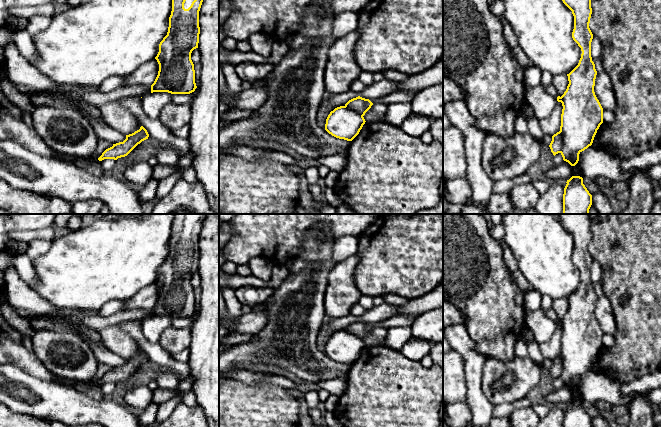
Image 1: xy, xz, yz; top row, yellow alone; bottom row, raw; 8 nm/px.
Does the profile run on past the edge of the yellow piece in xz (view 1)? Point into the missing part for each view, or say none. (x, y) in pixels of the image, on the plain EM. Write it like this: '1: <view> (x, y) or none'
1: none

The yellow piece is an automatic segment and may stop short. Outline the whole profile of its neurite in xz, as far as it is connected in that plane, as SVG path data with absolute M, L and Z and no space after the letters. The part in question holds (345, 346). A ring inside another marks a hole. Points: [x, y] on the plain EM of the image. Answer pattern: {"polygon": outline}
{"polygon": "M360 320L335 332L326 343L325 354L332 360L352 365L365 348L364 339L373 327Z"}

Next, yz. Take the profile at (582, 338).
{"polygon": "M560 214L560 222L574 240L572 262L581 272L582 278L578 289L567 298L569 308L566 315L561 321L557 321L557 325L563 330L561 350L560 355L552 360L549 371L554 380L560 377L564 385L575 390L579 385L579 378L592 369L597 354L603 347L603 332L594 316L597 295L591 281L591 218L589 214Z"}

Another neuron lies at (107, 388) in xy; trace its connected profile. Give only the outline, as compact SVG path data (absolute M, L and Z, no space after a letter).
M104 383L100 385L100 388L105 395L106 398L110 397L110 395L114 392L116 388L116 384L114 383Z

